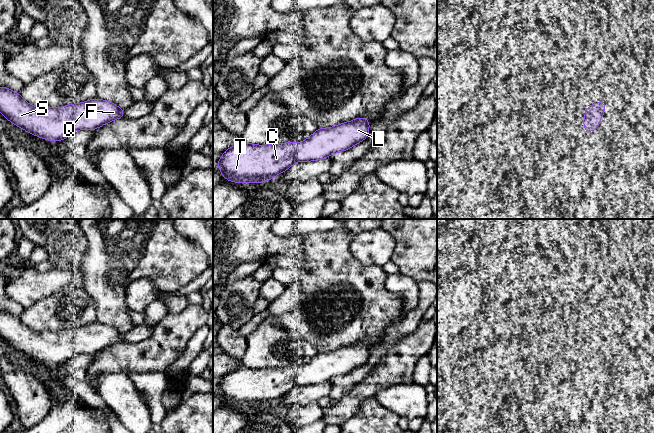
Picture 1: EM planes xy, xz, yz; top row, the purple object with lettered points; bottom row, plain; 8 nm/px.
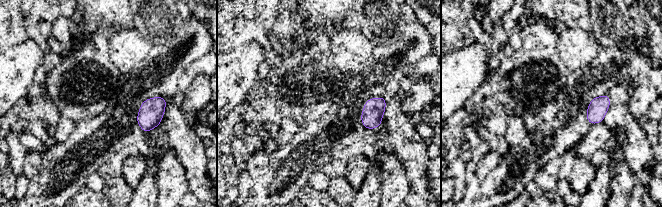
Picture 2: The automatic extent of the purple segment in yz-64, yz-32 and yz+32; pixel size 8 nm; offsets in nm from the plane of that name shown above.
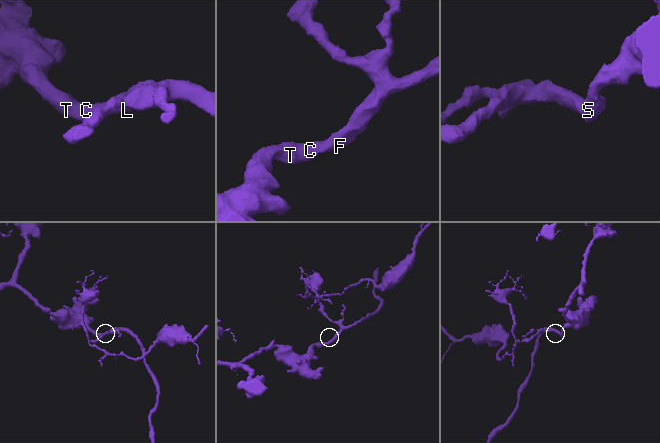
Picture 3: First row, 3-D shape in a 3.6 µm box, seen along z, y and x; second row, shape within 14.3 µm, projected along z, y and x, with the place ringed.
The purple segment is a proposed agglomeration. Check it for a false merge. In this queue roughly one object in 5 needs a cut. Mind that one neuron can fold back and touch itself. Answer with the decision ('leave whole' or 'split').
leave whole

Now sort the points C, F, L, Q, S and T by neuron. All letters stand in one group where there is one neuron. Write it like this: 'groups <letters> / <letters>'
groups C F L Q S T

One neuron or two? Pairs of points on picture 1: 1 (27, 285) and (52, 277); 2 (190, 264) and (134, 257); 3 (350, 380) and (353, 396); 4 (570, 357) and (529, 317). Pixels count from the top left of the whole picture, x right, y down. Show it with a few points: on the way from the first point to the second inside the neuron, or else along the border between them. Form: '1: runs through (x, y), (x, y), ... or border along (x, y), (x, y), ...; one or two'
1: runs through (33, 285), (46, 283); one
2: runs through (176, 261), (169, 261), (165, 257), (148, 257); one
3: border along (369, 372), (360, 382), (345, 392), (334, 403); two
4: border along (556, 336), (545, 348), (532, 353); two

